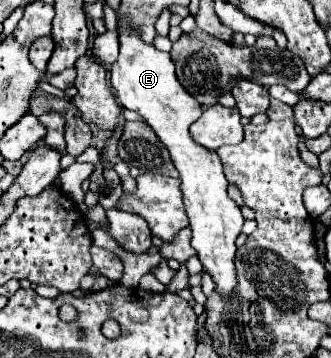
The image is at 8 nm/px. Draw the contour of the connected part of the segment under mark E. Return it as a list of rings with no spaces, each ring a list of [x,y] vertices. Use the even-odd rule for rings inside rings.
[[[120,21],[118,31],[120,55],[110,69],[110,81],[116,97],[122,107],[140,113],[170,151],[172,163],[180,171],[180,191],[192,229],[192,247],[198,251],[202,267],[212,275],[216,291],[224,299],[230,299],[236,287],[236,237],[240,235],[244,217],[240,213],[240,207],[226,193],[228,185],[218,155],[198,145],[190,137],[188,127],[202,115],[202,105],[190,93],[186,93],[186,89],[176,79],[170,53],[162,53],[154,45],[146,45],[140,39],[140,33],[134,31],[126,21]]]

